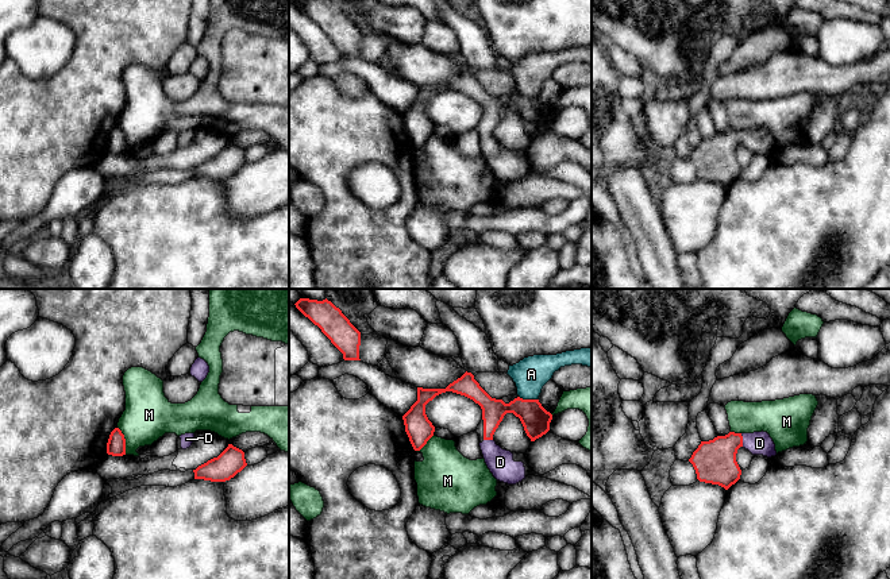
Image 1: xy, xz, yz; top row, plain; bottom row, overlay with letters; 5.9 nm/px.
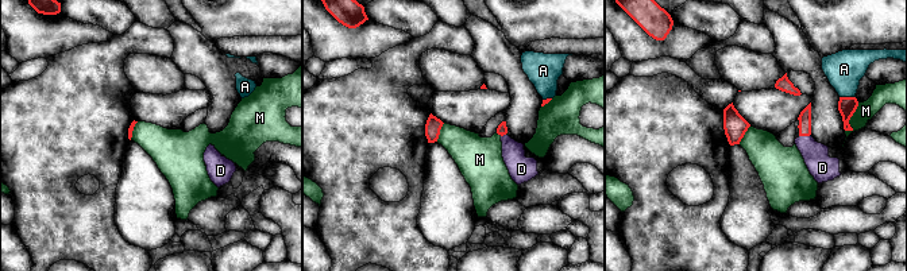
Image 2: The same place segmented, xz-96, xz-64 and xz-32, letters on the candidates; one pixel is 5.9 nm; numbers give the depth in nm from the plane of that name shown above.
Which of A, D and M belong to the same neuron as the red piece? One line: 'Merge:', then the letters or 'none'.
Merge: D

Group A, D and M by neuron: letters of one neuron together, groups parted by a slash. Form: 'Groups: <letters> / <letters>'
Groups: A / D / M

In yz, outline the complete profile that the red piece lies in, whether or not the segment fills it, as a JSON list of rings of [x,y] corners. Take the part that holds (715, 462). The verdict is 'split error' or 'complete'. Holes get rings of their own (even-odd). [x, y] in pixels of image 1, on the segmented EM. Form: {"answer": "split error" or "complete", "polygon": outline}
{"answer": "split error", "polygon": [[[767,432],[735,433],[701,441],[689,462],[700,482],[718,485],[728,490],[741,475],[736,462],[737,449],[743,447],[752,455],[775,456],[775,444]]]}

